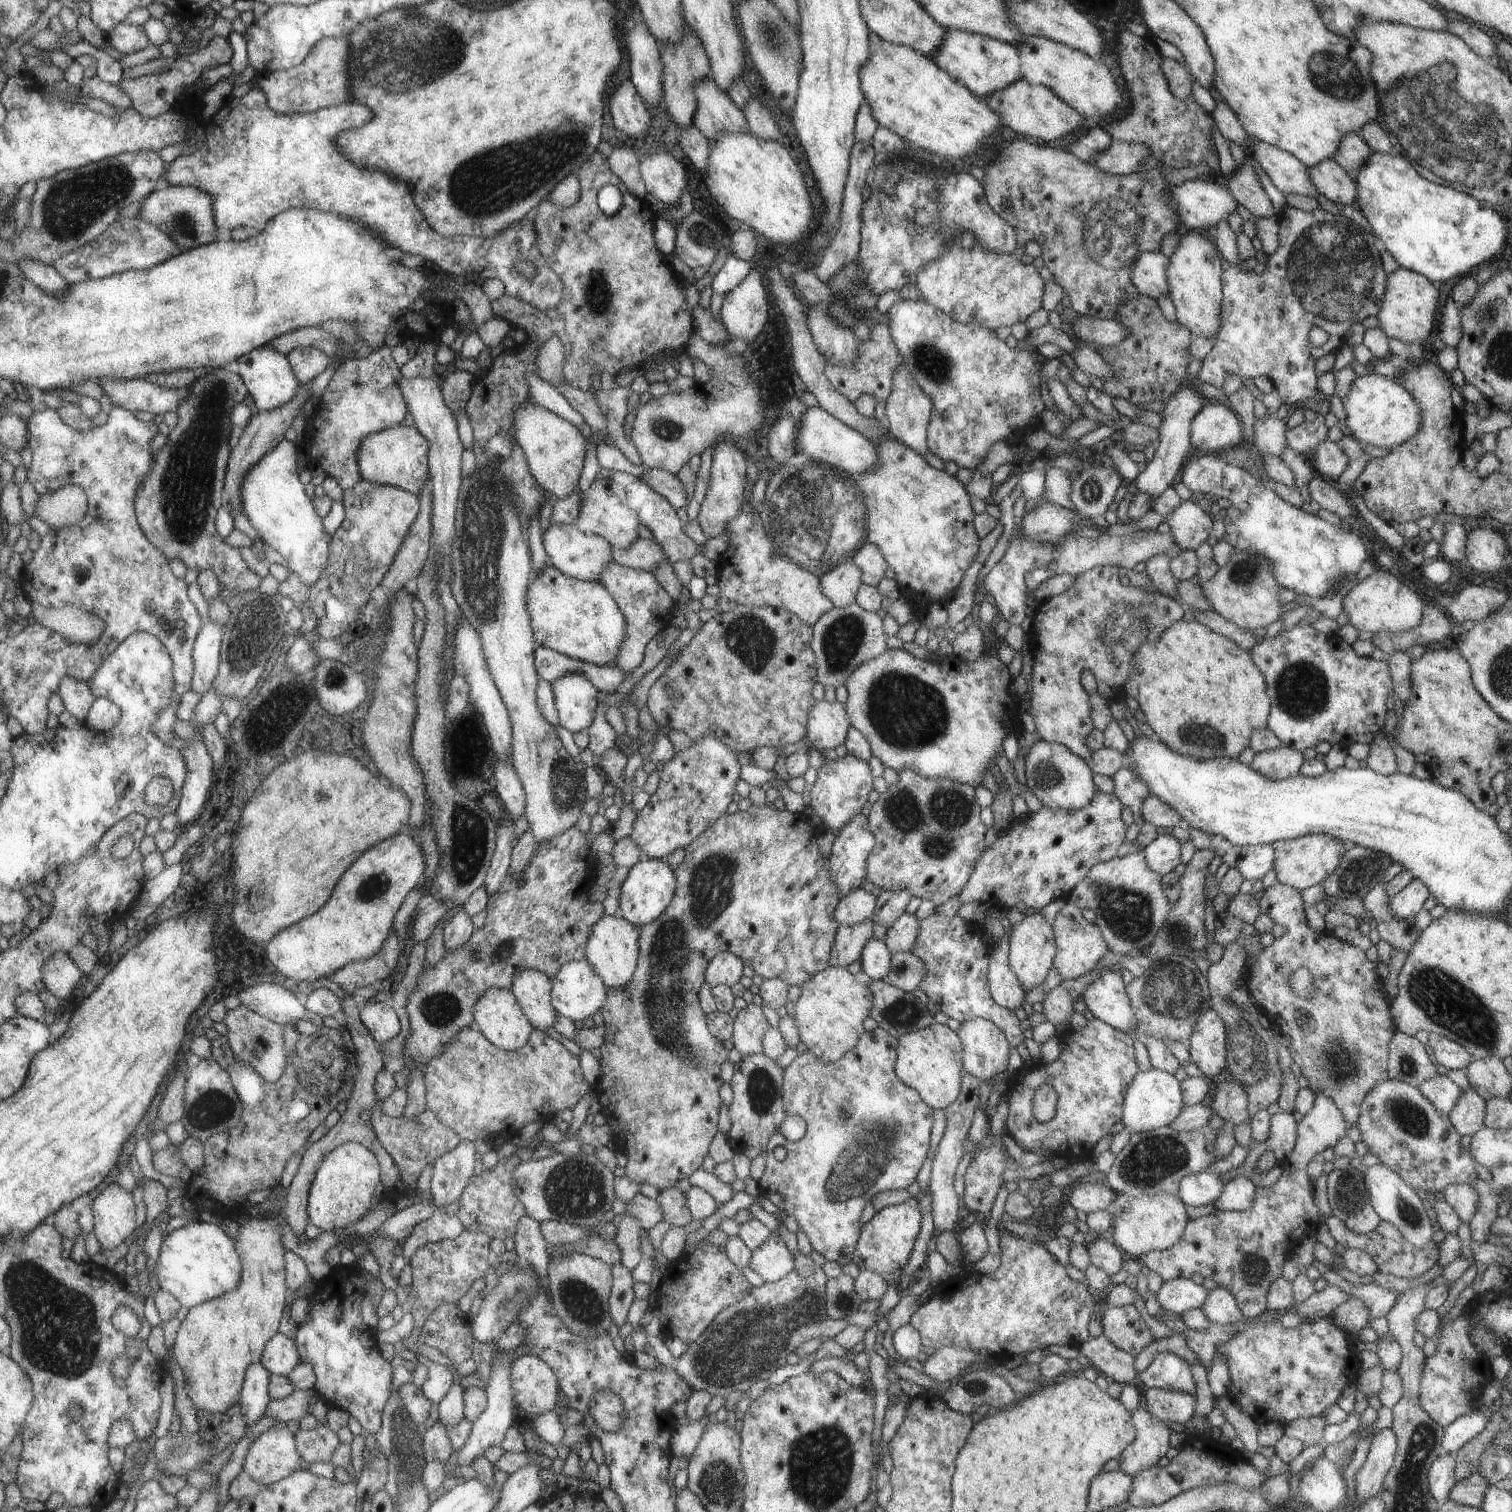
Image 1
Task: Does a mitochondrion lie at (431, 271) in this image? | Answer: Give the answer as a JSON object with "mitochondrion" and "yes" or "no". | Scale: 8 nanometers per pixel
{"mitochondrion":"no"}

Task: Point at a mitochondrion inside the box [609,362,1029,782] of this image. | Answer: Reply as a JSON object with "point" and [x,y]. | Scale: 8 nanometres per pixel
{"point":[814,514]}

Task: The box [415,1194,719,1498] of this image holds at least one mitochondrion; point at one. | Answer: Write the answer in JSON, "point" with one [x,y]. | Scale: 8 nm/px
{"point":[580,1300]}

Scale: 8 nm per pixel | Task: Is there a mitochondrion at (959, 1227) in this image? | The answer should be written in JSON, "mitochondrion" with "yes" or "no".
{"mitochondrion":"no"}

